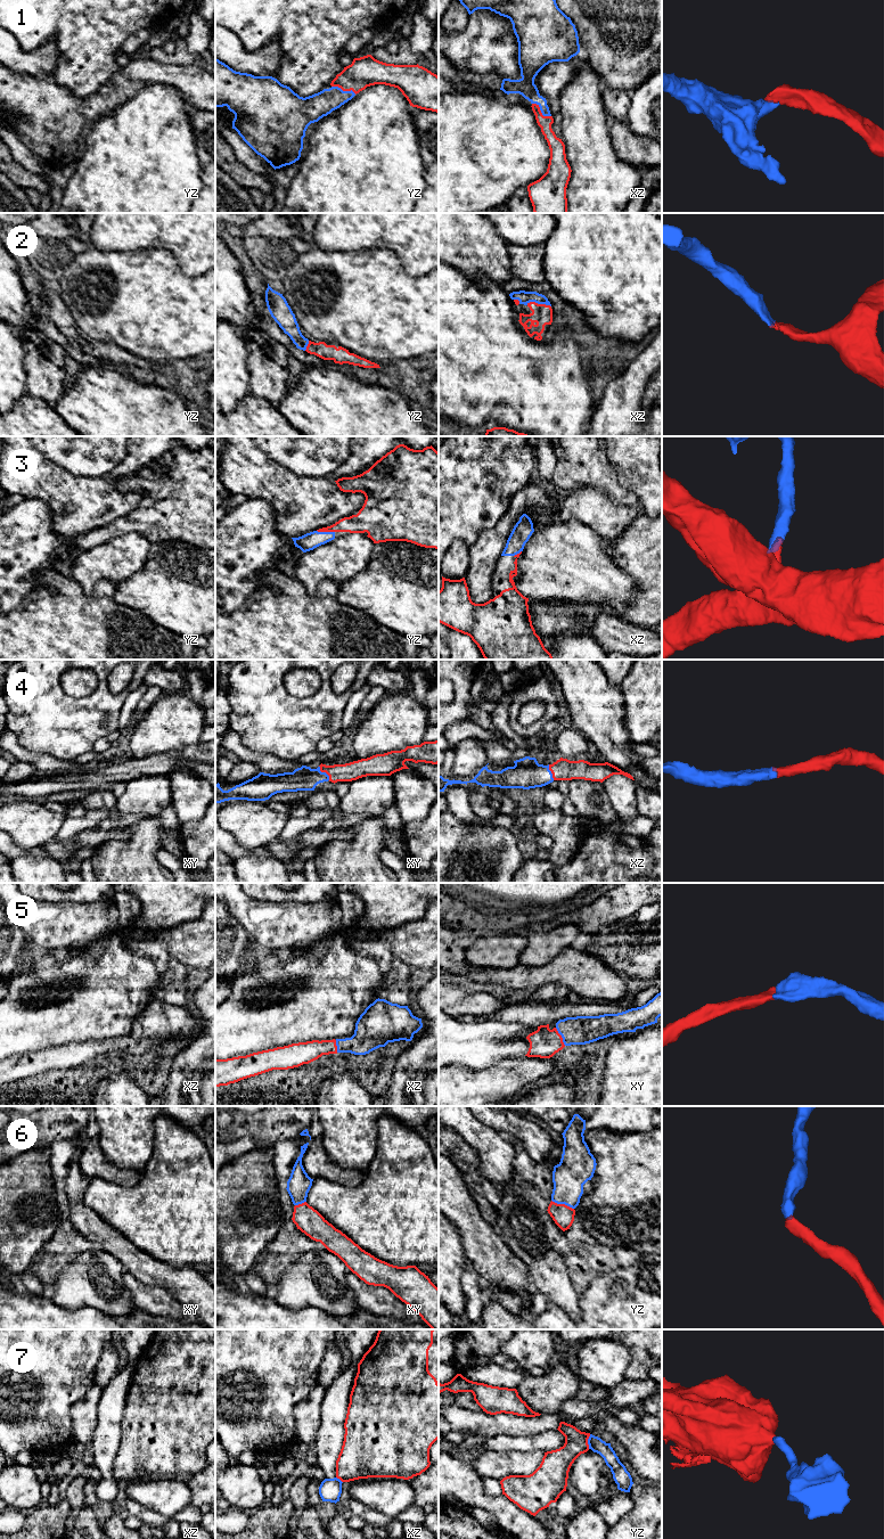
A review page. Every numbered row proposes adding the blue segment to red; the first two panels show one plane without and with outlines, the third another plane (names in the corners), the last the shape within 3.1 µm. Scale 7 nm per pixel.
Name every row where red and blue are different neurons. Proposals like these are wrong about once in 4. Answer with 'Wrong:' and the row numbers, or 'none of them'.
Wrong: 7

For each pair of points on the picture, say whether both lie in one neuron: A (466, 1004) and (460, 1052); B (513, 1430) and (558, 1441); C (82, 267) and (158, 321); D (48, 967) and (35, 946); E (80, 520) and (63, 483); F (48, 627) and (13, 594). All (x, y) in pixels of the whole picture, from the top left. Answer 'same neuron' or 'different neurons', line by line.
A: different neurons
B: different neurons
C: same neuron
D: same neuron
E: same neuron
F: different neurons

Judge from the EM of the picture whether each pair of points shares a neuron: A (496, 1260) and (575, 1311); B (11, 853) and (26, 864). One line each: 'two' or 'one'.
A: two
B: two

